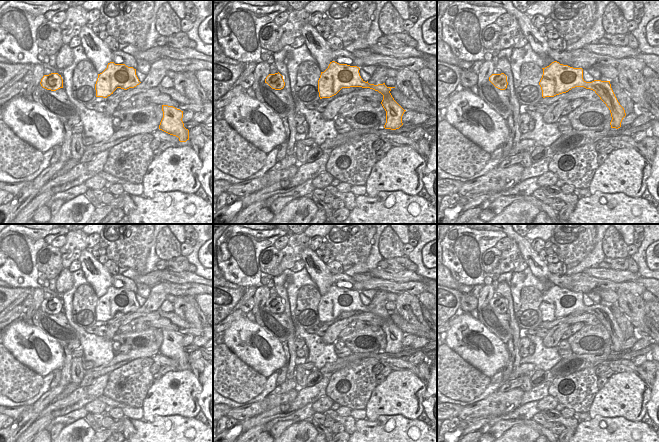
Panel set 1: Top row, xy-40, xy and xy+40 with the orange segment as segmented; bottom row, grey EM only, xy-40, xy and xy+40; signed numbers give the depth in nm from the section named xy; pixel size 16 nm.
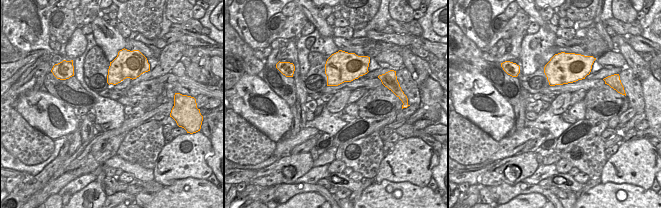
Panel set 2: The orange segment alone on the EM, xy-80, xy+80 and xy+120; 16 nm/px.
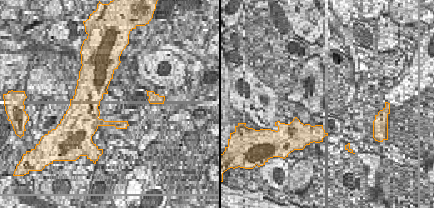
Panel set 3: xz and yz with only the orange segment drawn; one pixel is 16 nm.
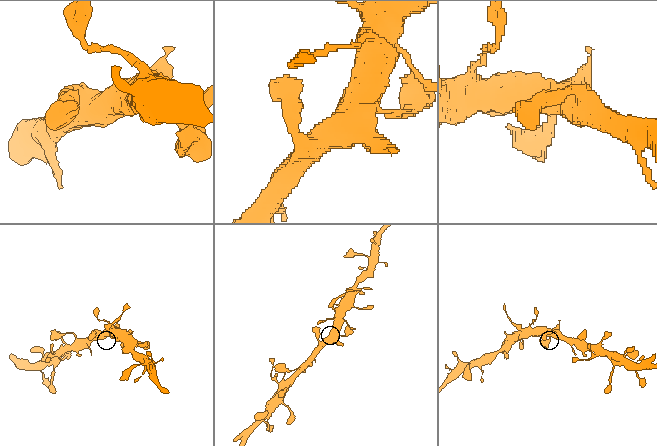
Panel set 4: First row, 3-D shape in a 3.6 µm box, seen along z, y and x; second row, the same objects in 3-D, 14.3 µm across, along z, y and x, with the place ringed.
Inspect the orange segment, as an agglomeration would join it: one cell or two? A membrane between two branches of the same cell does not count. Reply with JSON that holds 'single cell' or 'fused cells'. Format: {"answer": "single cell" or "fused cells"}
{"answer": "single cell"}

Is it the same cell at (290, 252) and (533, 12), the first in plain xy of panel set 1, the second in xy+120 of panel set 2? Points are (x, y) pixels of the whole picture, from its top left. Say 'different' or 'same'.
different

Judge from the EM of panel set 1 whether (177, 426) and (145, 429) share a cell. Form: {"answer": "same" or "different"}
{"answer": "same"}

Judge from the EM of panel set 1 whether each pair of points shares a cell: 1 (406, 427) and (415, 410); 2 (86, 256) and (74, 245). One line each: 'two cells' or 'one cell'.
1: two cells
2: two cells

